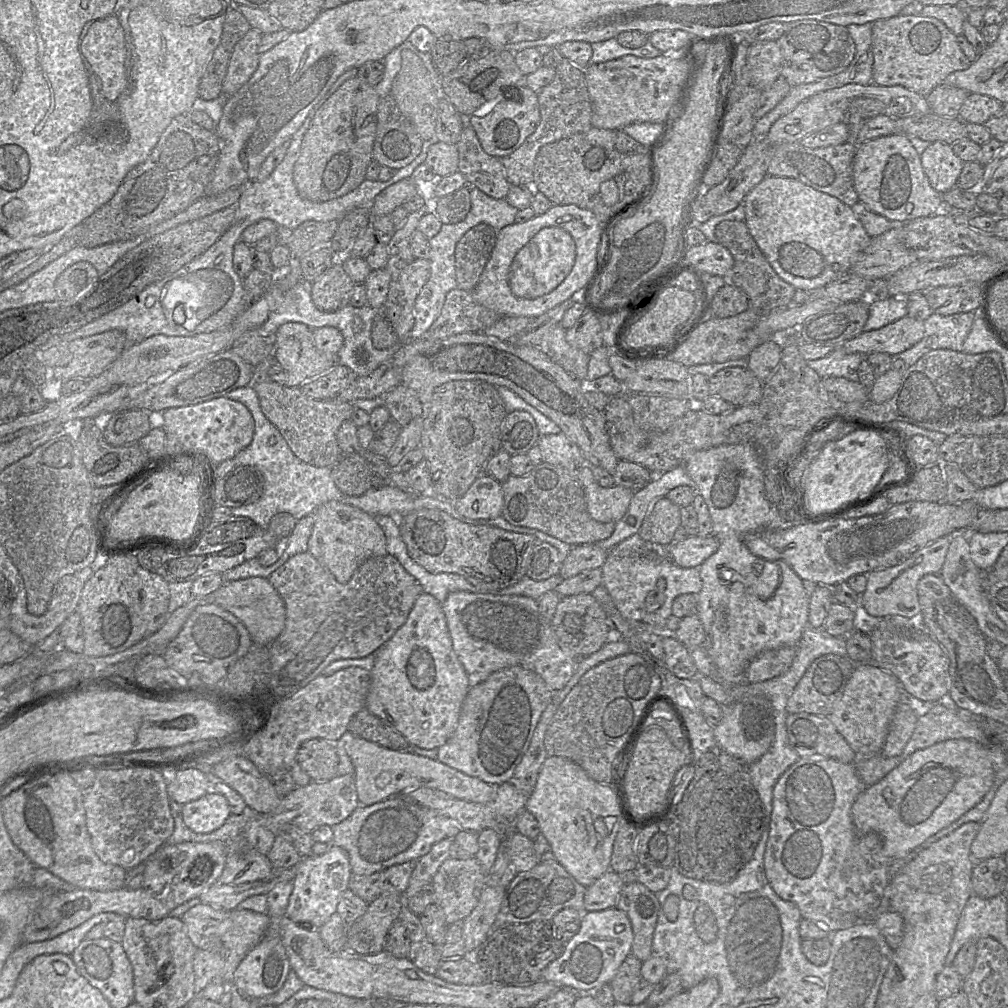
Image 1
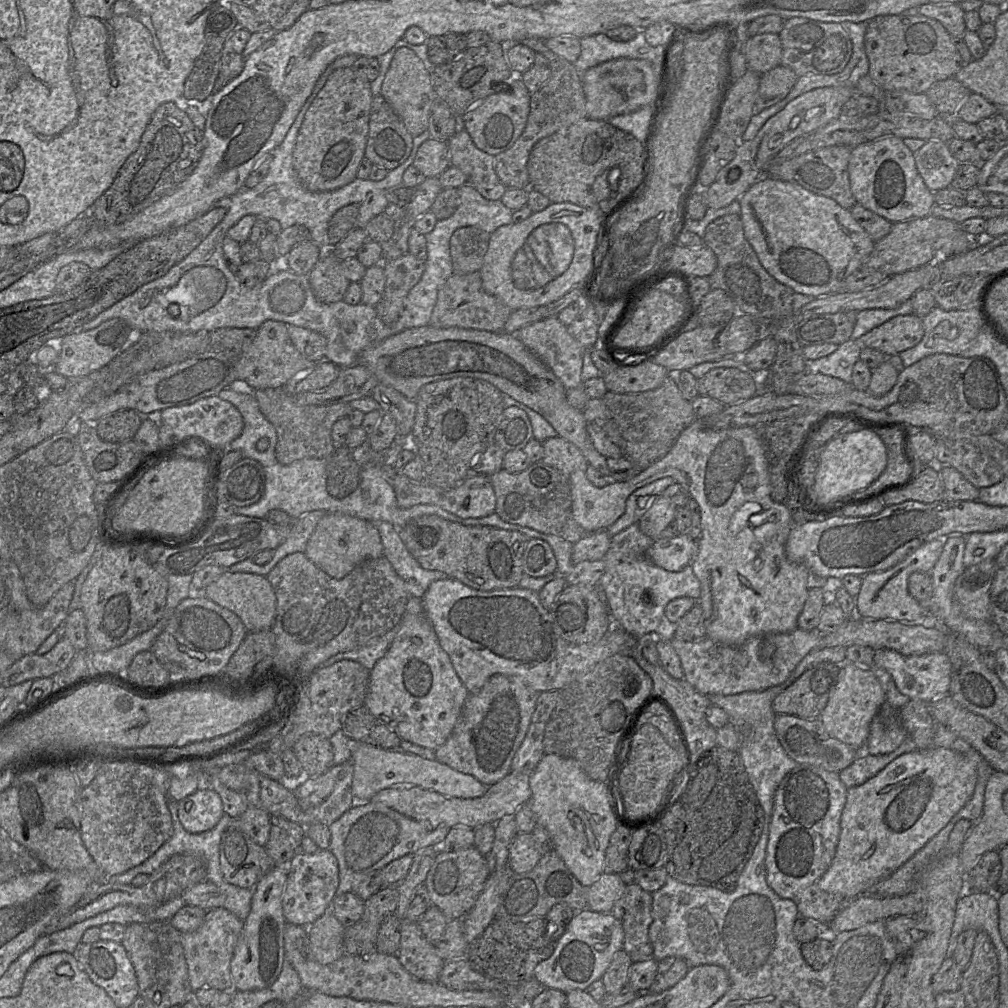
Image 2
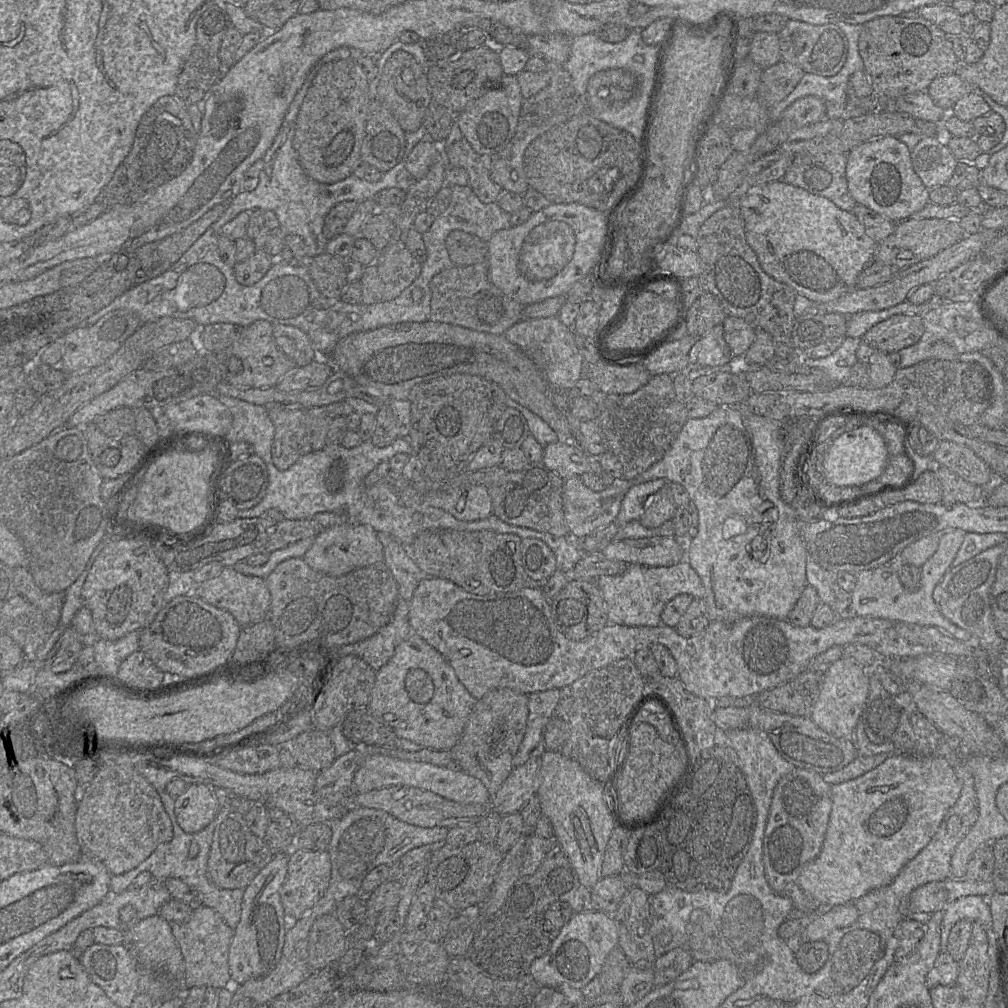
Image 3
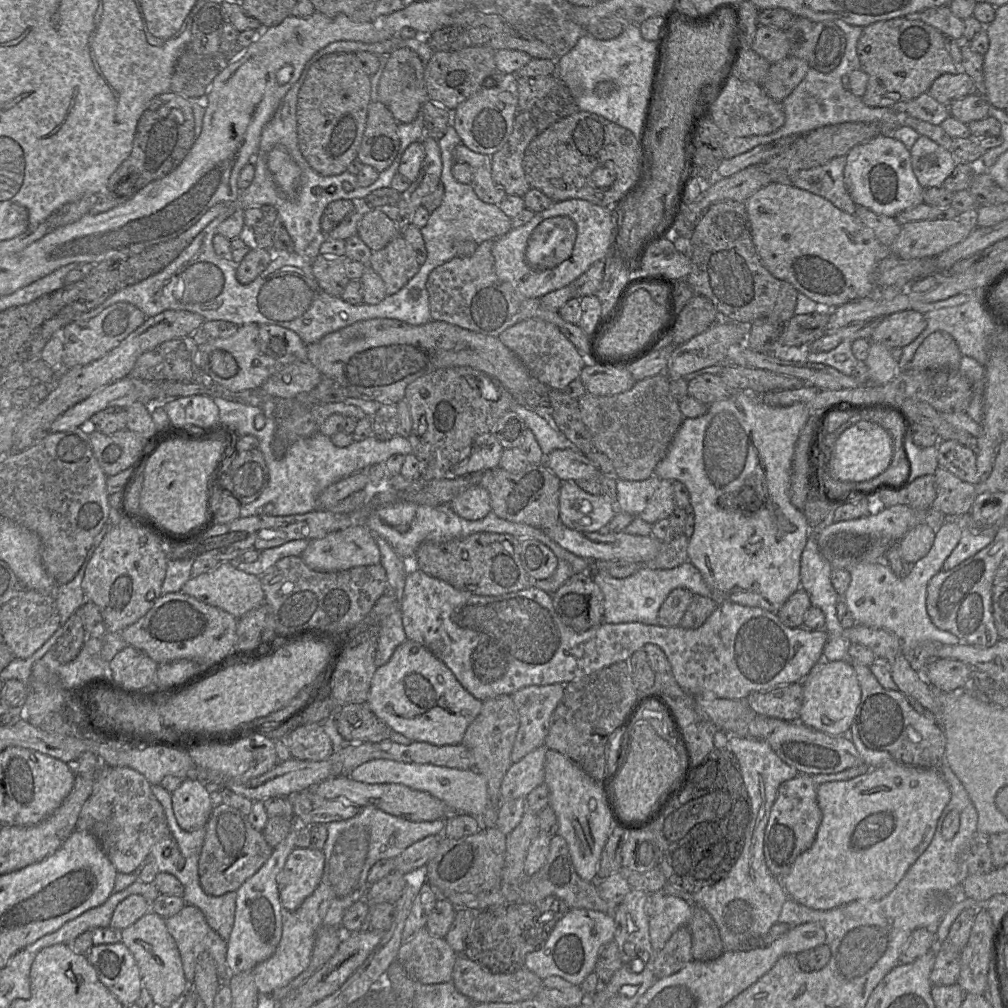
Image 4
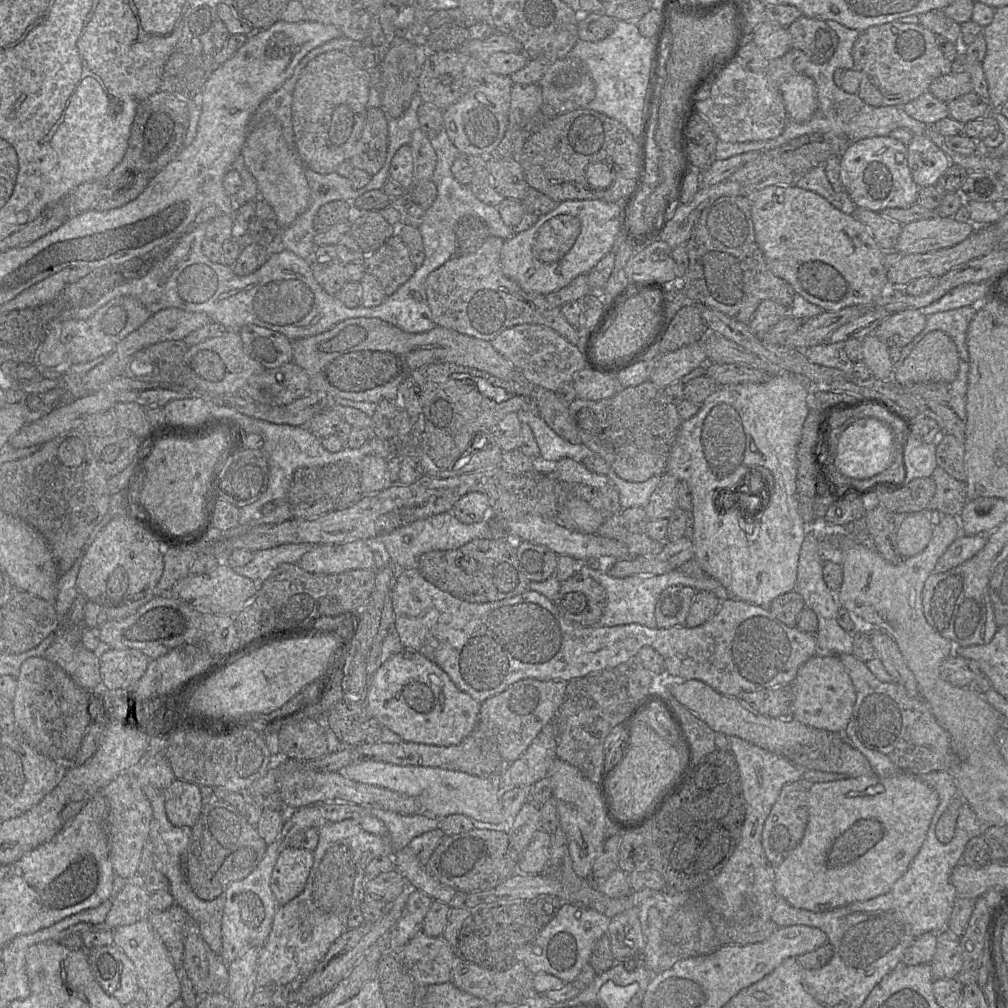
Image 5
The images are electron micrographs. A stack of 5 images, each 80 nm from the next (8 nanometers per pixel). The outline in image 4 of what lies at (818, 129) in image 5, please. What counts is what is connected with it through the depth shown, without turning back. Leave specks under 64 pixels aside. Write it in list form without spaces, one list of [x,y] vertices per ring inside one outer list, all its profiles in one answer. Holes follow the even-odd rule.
[[[834,20],[845,35],[845,52],[839,65],[829,73],[821,73],[809,68],[804,79],[781,102],[785,114],[784,124],[776,131],[766,135],[752,135],[735,137],[727,135],[723,140],[723,158],[731,159],[754,147],[770,143],[786,136],[799,136],[816,128],[847,122],[871,123],[878,122],[882,125],[883,133],[892,133],[899,127],[906,126],[906,118],[910,116],[900,108],[869,107],[860,97],[857,97],[844,89],[842,78],[854,70],[860,69],[860,61],[857,55],[857,41],[862,33],[862,27],[853,26],[841,20]]]

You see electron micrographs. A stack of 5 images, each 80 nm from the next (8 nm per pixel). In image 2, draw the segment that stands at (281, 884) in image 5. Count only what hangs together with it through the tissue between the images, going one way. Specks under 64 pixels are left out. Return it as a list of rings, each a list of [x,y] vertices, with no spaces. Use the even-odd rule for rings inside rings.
[[[319,849],[313,854],[299,850],[287,864],[287,876],[282,895],[282,908],[288,923],[310,926],[330,911],[339,885],[339,868],[336,857],[329,849]]]

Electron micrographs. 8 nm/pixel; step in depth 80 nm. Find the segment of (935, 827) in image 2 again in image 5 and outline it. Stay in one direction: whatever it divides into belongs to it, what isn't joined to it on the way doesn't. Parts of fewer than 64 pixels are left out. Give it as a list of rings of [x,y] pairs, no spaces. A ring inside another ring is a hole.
[[[898,772],[888,777],[865,775],[808,784],[809,818],[799,844],[775,867],[775,891],[791,906],[825,912],[887,893],[919,852],[938,807],[937,792],[916,775]]]

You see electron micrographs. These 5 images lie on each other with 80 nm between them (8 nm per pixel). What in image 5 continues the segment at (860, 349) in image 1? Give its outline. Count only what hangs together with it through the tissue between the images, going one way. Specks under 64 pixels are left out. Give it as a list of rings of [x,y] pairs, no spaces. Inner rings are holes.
[[[920,309],[891,313],[874,331],[888,347],[903,348],[926,326],[927,316]]]

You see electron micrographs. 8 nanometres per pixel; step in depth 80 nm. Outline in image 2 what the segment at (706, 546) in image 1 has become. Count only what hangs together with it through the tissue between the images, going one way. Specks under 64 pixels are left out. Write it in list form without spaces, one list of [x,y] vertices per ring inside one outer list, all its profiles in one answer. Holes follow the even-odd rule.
[[[688,535],[659,538],[646,551],[646,558],[656,566],[671,572],[681,571],[691,564],[698,549],[698,543]]]

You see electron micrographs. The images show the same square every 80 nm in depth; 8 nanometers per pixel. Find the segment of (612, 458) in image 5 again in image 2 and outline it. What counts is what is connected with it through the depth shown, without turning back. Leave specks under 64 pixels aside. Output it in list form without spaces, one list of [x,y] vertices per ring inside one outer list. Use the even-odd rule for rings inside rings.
[[[673,374],[655,389],[637,393],[607,391],[602,397],[613,414],[621,435],[625,439],[625,456],[638,470],[644,470],[664,457],[678,435],[696,418],[691,401],[683,398]]]

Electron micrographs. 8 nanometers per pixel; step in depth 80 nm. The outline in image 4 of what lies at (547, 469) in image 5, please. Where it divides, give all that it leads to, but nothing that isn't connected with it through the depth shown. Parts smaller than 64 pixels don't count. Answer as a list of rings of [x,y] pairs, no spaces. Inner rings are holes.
[[[512,401],[510,410],[517,413],[529,428],[544,455],[548,455],[556,449],[576,448],[576,446],[566,436],[560,432],[552,422],[538,415],[533,410],[528,410],[524,406]]]

